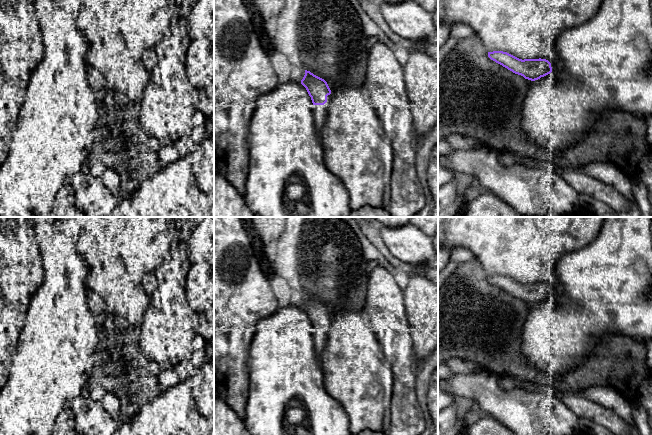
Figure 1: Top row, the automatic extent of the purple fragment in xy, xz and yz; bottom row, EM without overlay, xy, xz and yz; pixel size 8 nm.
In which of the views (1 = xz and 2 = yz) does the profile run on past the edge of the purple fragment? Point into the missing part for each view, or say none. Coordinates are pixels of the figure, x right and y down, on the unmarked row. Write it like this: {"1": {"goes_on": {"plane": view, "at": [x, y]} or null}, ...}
{"1": {"goes_on": {"plane": "xz", "at": [319, 335]}}, "2": {"goes_on": {"plane": "yz", "at": [553, 298]}}}

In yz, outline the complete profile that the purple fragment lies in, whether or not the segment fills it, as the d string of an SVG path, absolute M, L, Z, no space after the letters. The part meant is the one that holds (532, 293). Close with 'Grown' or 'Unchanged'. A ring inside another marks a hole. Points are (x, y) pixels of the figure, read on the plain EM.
M503 275L488 276L488 281L513 297L521 299L531 305L538 304L548 298L550 298L553 303L556 302L555 293L551 291L551 287L546 283L522 284Z. Grown

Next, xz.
M305 294L305 299L301 304L301 308L306 312L311 321L317 361L321 365L321 353L324 350L327 333L332 322L331 314L324 303L307 294Z. Grown

